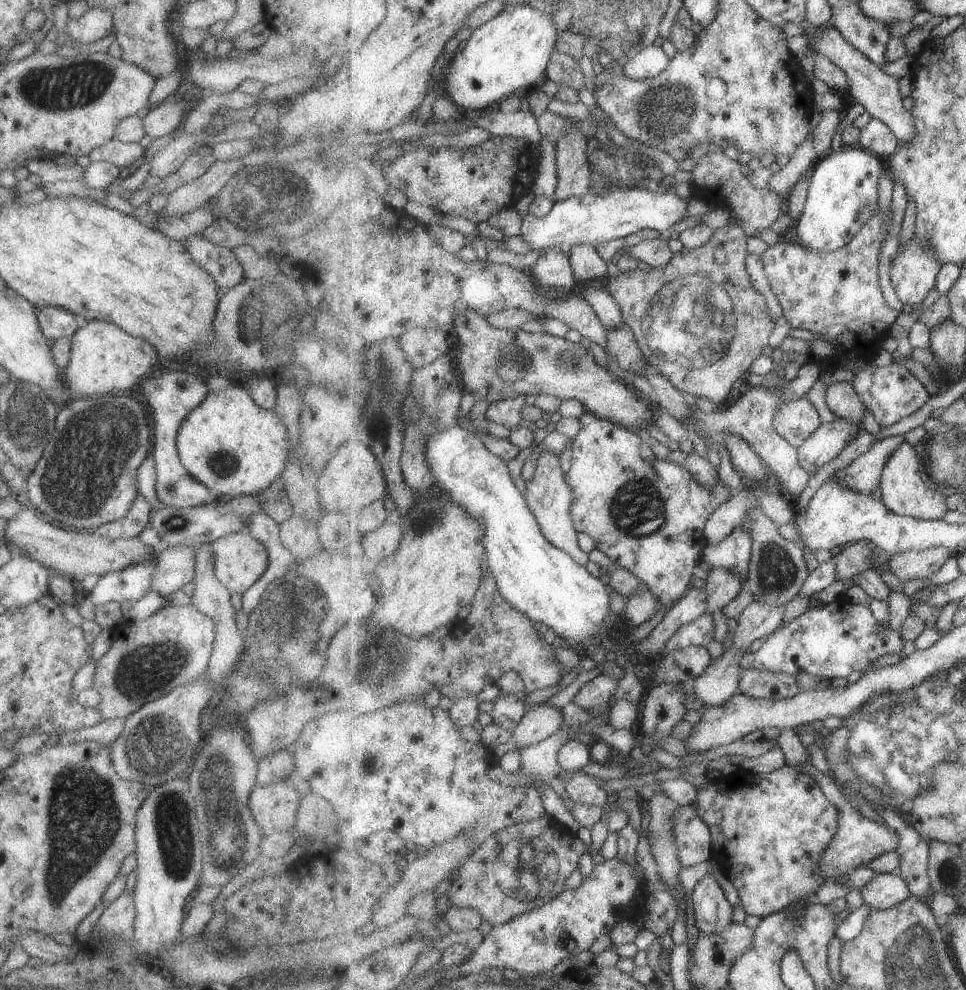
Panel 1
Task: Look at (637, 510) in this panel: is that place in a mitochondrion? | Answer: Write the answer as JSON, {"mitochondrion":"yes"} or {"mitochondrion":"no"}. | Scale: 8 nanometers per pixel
{"mitochondrion":"yes"}

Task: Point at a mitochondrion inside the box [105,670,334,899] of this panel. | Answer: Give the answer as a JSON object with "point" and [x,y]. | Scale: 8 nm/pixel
{"point":[157,745]}

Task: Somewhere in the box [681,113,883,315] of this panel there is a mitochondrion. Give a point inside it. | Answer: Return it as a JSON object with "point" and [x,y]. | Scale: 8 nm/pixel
{"point":[863,208]}

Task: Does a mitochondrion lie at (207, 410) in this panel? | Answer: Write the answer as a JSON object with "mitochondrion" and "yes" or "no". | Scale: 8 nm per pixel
{"mitochondrion":"no"}

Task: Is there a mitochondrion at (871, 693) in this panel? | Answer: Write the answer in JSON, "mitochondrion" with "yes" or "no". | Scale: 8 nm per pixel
{"mitochondrion":"no"}

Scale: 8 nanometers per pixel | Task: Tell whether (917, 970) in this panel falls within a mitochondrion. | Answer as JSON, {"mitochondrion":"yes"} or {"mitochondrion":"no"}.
{"mitochondrion":"yes"}

